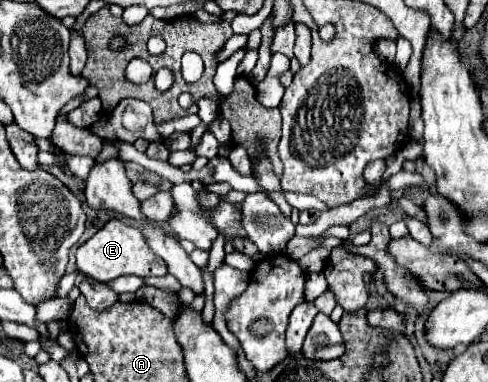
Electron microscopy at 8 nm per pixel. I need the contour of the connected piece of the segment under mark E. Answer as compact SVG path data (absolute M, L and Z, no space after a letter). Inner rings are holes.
M110 219L102 229L96 231L94 237L90 237L86 243L82 243L76 249L76 267L84 275L102 283L112 281L120 275L140 275L140 277L166 275L166 263L158 255L152 253L142 233L120 219Z

